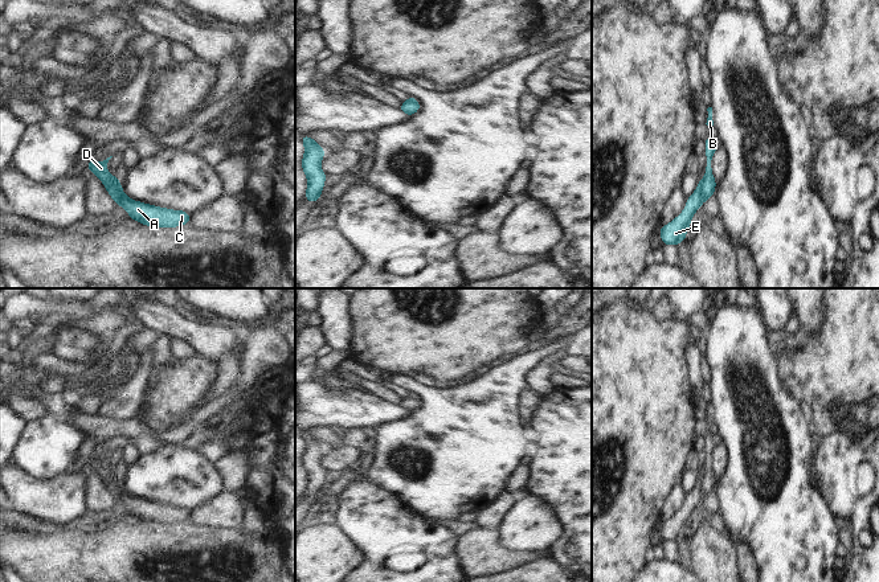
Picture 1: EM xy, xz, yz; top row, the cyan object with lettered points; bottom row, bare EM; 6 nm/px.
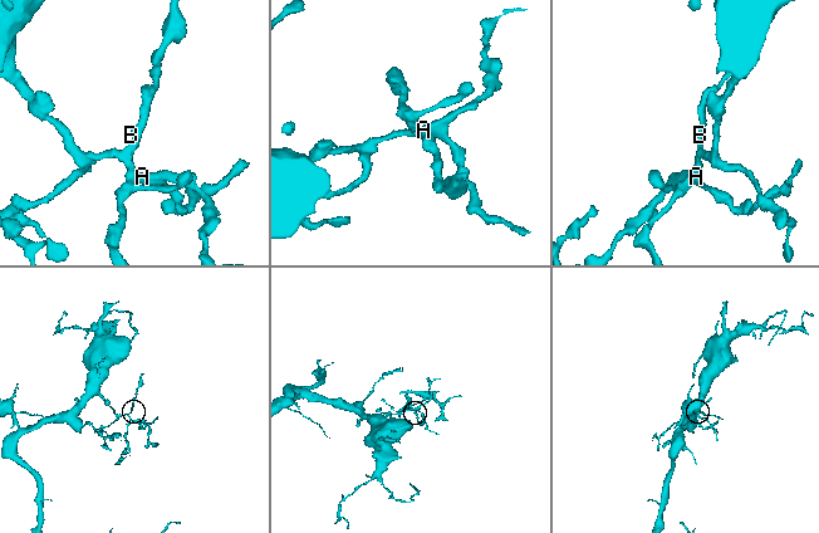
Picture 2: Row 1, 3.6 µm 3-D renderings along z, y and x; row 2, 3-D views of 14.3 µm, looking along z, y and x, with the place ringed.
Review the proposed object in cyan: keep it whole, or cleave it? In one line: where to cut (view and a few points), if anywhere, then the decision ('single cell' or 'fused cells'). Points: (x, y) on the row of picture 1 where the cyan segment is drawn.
yz (700, 180), (700, 196), (704, 200) | fused cells

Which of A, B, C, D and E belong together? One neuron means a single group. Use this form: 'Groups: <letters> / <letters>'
Groups: A B C D / E.

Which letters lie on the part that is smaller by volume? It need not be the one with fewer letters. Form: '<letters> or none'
E

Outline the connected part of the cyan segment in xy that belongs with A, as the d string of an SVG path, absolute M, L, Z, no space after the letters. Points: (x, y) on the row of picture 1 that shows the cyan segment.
M113 156L103 161L94 161L89 159L86 168L101 179L102 185L106 187L109 194L119 198L118 206L127 210L128 218L132 218L144 226L158 226L158 228L176 228L189 224L191 214L184 210L172 210L168 208L160 208L155 205L148 205L140 201L134 201L123 193L123 188L118 187L114 175L107 172L107 163Z

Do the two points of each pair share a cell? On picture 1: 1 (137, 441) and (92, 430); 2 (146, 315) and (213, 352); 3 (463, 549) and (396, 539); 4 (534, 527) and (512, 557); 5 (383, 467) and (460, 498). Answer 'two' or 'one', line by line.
1: one
2: one
3: two
4: two
5: one

